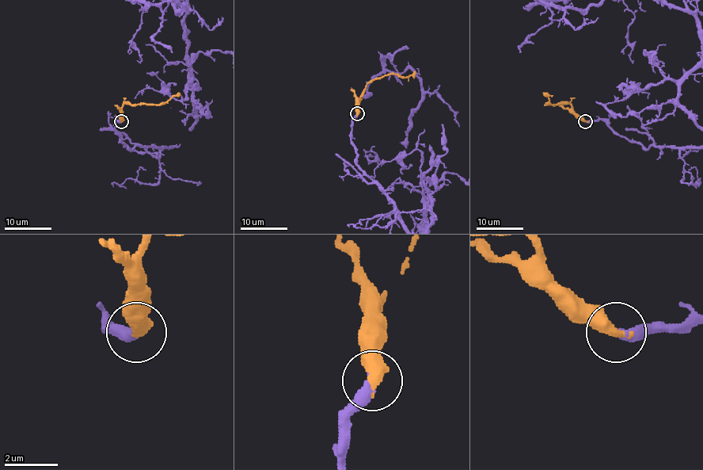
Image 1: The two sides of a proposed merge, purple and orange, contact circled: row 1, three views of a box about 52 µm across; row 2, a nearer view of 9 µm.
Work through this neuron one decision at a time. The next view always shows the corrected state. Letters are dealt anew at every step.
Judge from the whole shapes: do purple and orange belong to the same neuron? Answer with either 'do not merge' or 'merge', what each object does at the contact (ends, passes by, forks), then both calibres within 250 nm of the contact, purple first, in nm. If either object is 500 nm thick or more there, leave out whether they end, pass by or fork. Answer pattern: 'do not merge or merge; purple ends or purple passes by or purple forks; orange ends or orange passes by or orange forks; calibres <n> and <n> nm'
merge; calibres 420 and 550 nm

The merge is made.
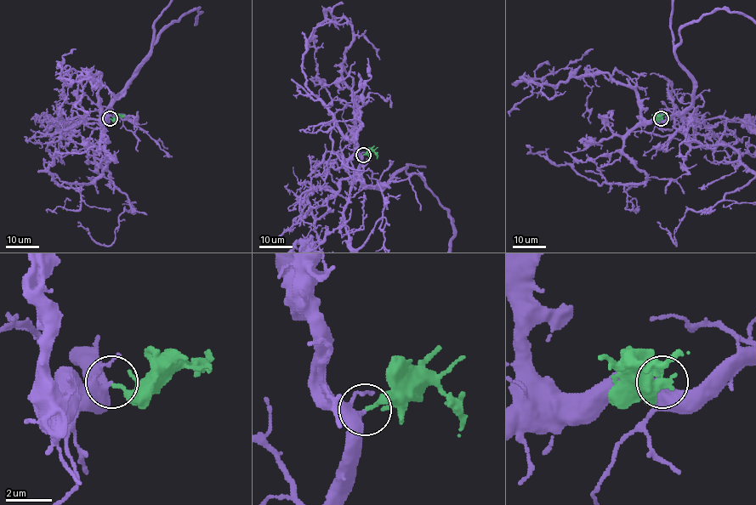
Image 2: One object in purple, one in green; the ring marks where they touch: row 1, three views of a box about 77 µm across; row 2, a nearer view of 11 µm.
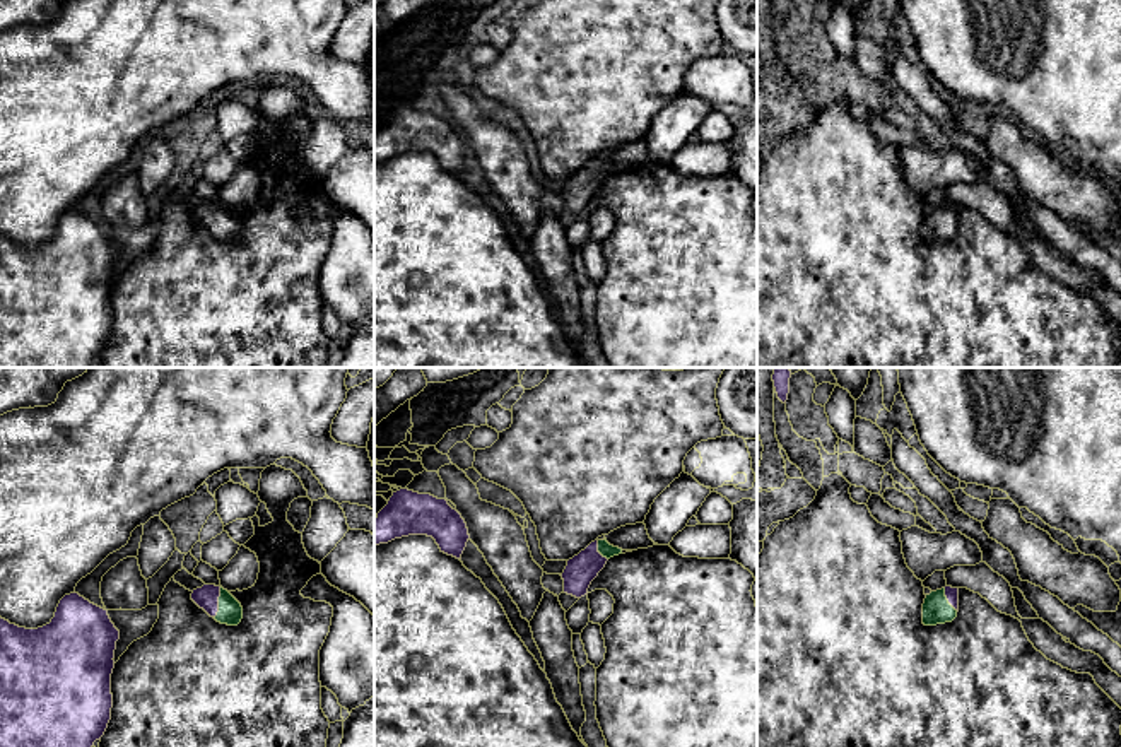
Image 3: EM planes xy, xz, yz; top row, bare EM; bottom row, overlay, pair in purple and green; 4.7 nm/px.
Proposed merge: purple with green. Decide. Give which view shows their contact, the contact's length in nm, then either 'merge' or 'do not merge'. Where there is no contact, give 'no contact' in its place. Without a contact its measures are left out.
xy | 160 nm | merge

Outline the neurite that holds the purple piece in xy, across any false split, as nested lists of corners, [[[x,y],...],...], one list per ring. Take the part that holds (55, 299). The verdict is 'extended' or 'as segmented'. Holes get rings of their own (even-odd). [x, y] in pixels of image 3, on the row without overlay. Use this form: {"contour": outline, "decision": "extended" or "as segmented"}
{"contour": [[[79,210],[65,212],[50,241],[26,246],[0,234],[0,368],[89,368],[111,337],[111,291],[120,248],[108,227]]], "decision": "as segmented"}

